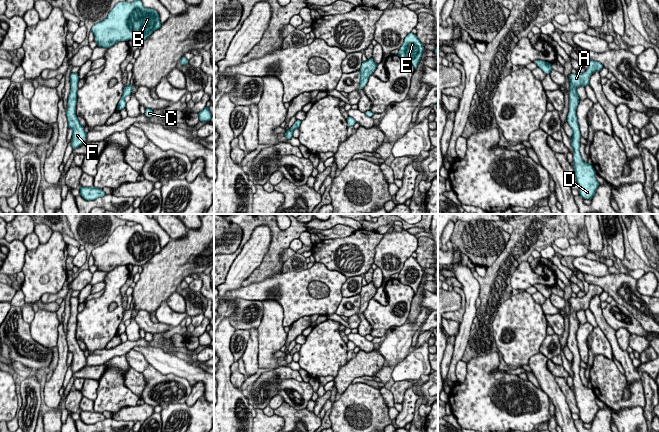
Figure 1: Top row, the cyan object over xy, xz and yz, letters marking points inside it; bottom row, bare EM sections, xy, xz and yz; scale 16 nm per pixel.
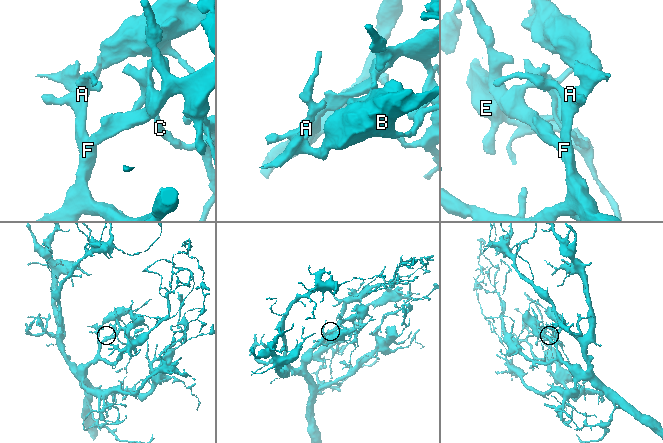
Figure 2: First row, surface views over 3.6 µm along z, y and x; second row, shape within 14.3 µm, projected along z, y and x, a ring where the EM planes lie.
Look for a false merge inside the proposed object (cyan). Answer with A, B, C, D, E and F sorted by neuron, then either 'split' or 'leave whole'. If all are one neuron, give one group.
A B C D E F; leave whole

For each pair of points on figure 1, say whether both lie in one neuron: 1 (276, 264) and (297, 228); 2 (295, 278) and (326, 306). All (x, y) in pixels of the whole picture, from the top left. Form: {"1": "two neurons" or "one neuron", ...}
{"1": "one neuron", "2": "one neuron"}

